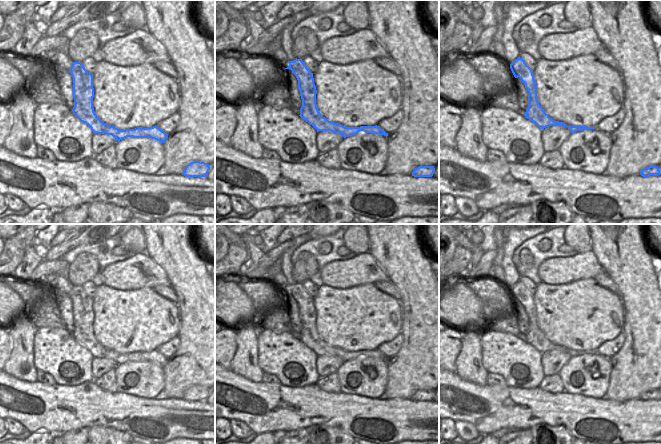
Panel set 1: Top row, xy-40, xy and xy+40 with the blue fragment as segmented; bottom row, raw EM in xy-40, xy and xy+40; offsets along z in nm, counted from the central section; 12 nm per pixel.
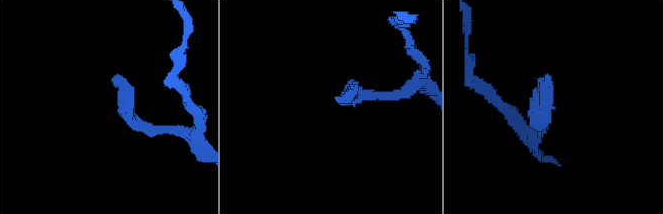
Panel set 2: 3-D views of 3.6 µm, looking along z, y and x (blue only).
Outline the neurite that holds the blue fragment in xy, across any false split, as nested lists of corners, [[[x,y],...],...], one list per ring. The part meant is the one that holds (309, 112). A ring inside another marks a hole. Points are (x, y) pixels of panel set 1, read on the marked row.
[[[295,59],[289,62],[289,66],[285,69],[290,69],[298,80],[298,89],[302,99],[302,106],[300,108],[300,117],[312,125],[317,132],[331,131],[339,133],[344,138],[357,134],[359,131],[364,131],[371,134],[379,134],[388,136],[384,130],[379,126],[360,126],[360,127],[346,127],[339,123],[334,123],[323,117],[316,104],[316,86],[314,84],[313,73],[307,68],[302,59]]]

